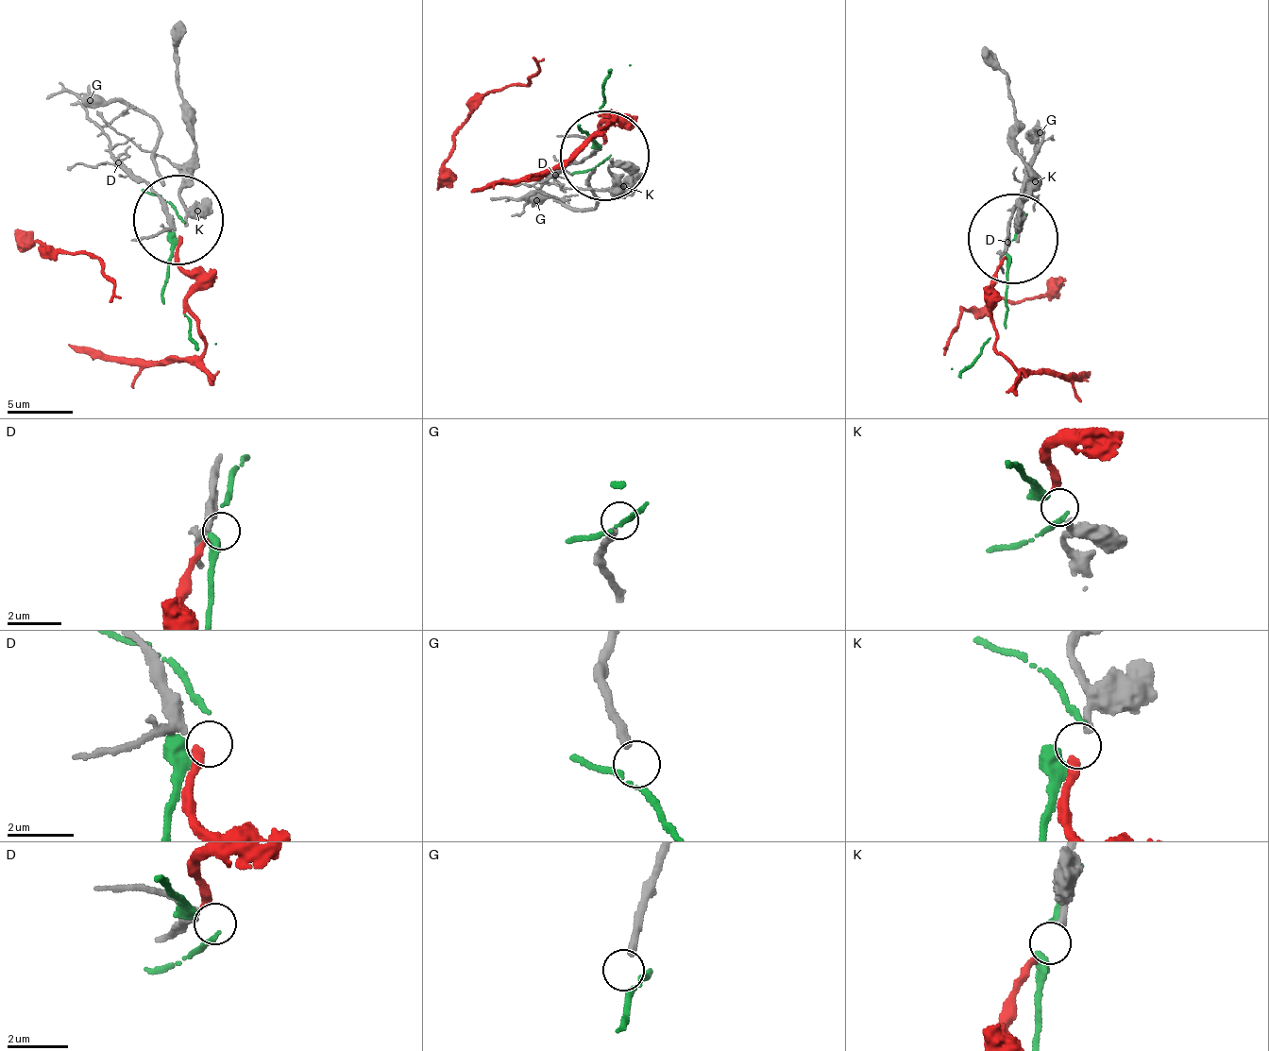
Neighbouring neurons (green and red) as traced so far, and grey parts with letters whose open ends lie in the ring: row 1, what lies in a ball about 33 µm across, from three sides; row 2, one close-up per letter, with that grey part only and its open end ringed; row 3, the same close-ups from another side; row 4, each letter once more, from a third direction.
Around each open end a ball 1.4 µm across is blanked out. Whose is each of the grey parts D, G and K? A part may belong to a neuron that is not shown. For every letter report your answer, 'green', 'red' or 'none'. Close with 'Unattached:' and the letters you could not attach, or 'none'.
D: none
G: none
K: red
Unattached: D, G

